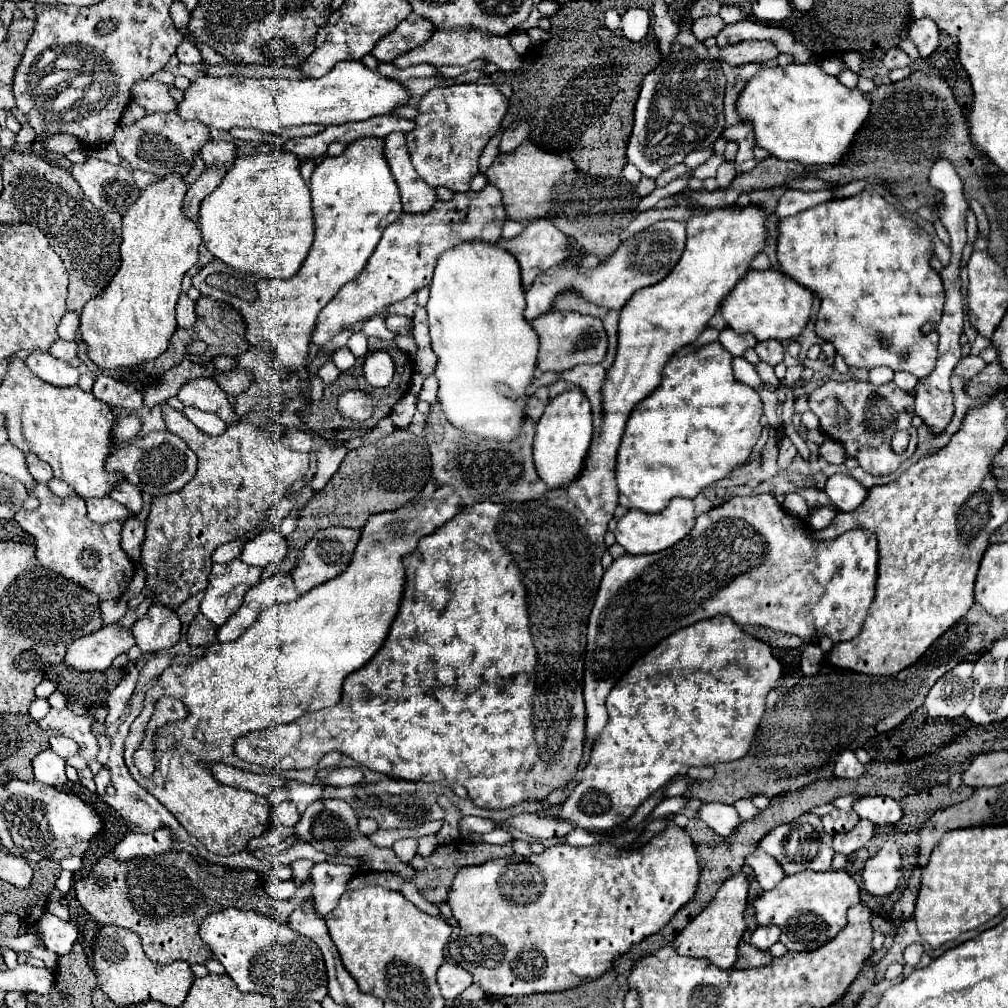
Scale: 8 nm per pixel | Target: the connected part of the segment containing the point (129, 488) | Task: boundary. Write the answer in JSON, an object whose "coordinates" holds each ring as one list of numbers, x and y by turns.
{"coordinates":[[123,481,117,489,113,489,113,495,111,495,115,501,119,501,121,505,125,505,133,515,137,515,143,507,143,499,141,499,141,491,131,485,129,481]]}

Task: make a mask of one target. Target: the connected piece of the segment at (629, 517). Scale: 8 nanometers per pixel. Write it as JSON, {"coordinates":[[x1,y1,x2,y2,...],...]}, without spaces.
{"coordinates":[[675,497,663,511,659,513,645,513,645,511,627,511,615,529,617,543,625,547,631,555,645,555,645,553,659,553,677,541,681,541,695,525,695,505,691,499]]}

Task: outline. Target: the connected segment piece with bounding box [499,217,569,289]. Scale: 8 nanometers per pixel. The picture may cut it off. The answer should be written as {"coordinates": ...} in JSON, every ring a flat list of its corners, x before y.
{"coordinates":[[541,217,531,221,515,239,501,239,499,245,517,257,523,289,529,289,539,273,569,257,567,241,567,235,563,235,549,219]]}

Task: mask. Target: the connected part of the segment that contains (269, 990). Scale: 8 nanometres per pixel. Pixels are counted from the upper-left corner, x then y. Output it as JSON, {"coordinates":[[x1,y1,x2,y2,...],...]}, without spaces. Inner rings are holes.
{"coordinates":[[227,907,209,915,199,927,199,935,243,993,255,991,279,1001,321,1001,327,995,325,961,319,947,293,931,287,923,279,923,273,917,255,911]]}

